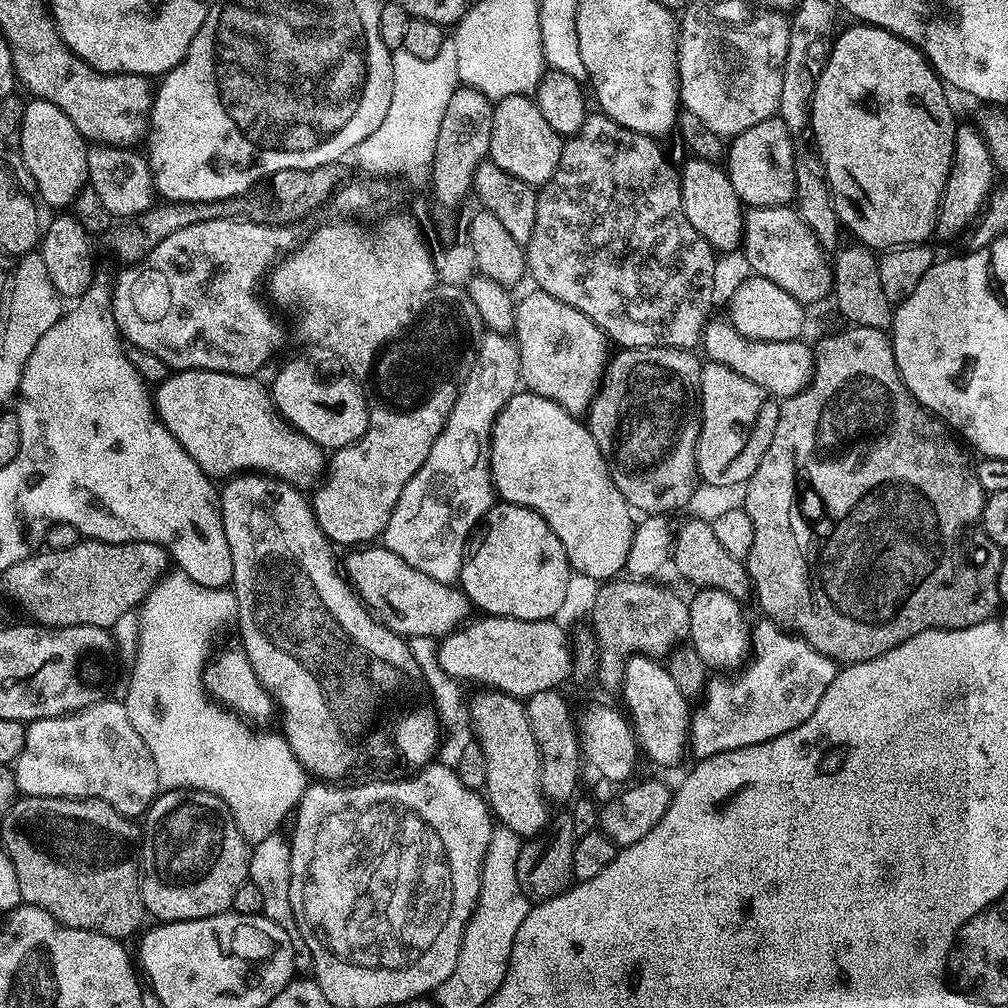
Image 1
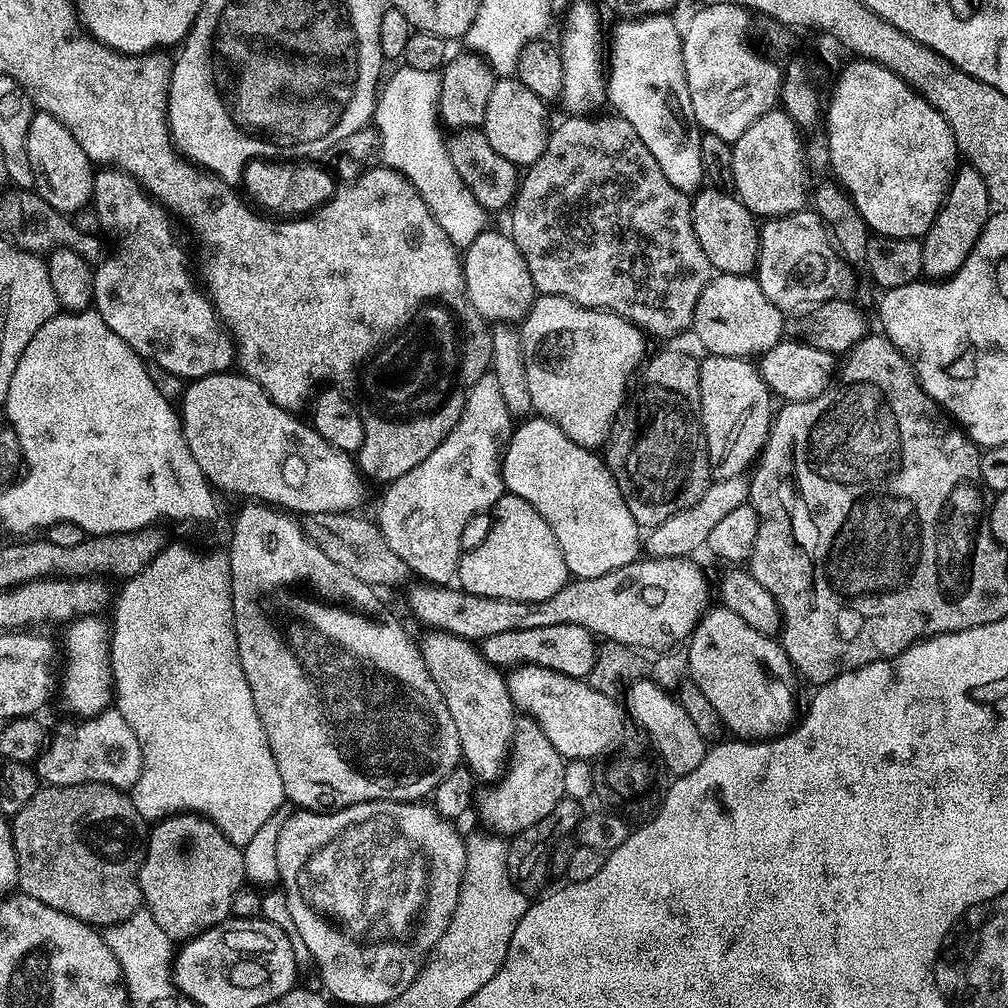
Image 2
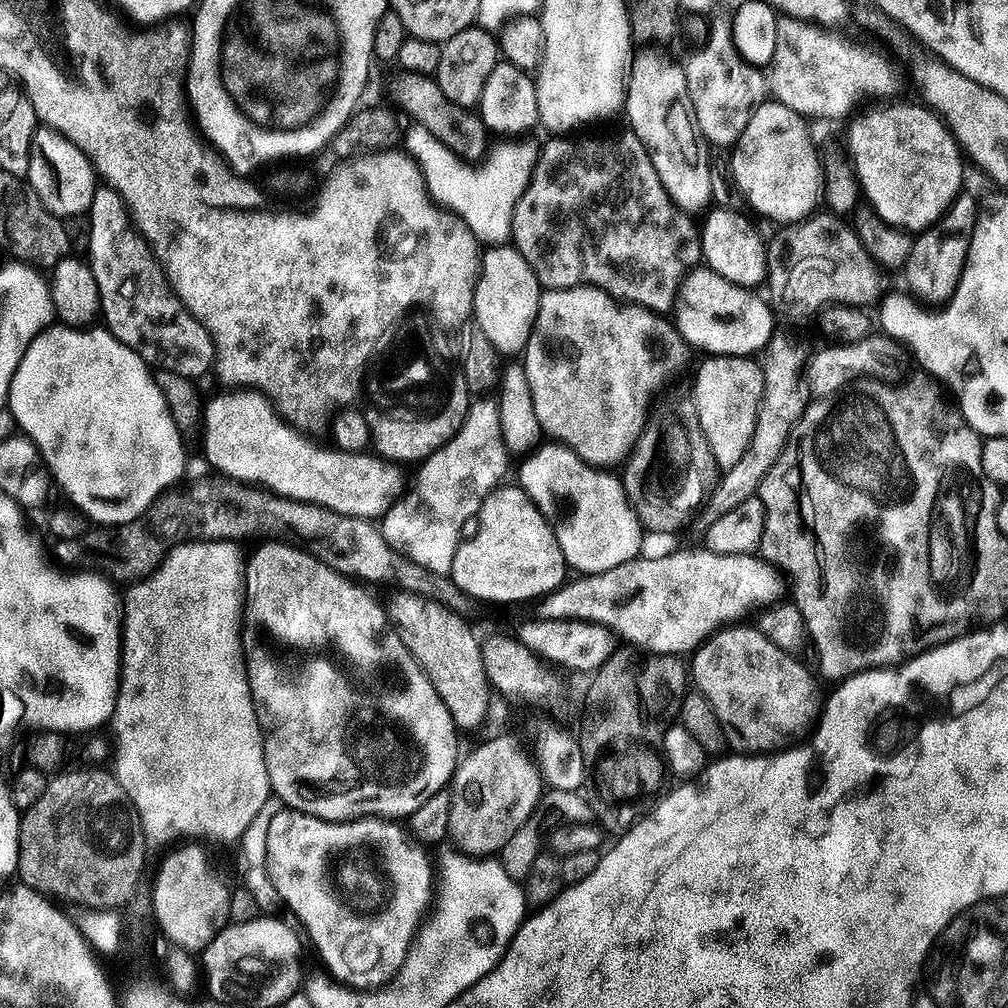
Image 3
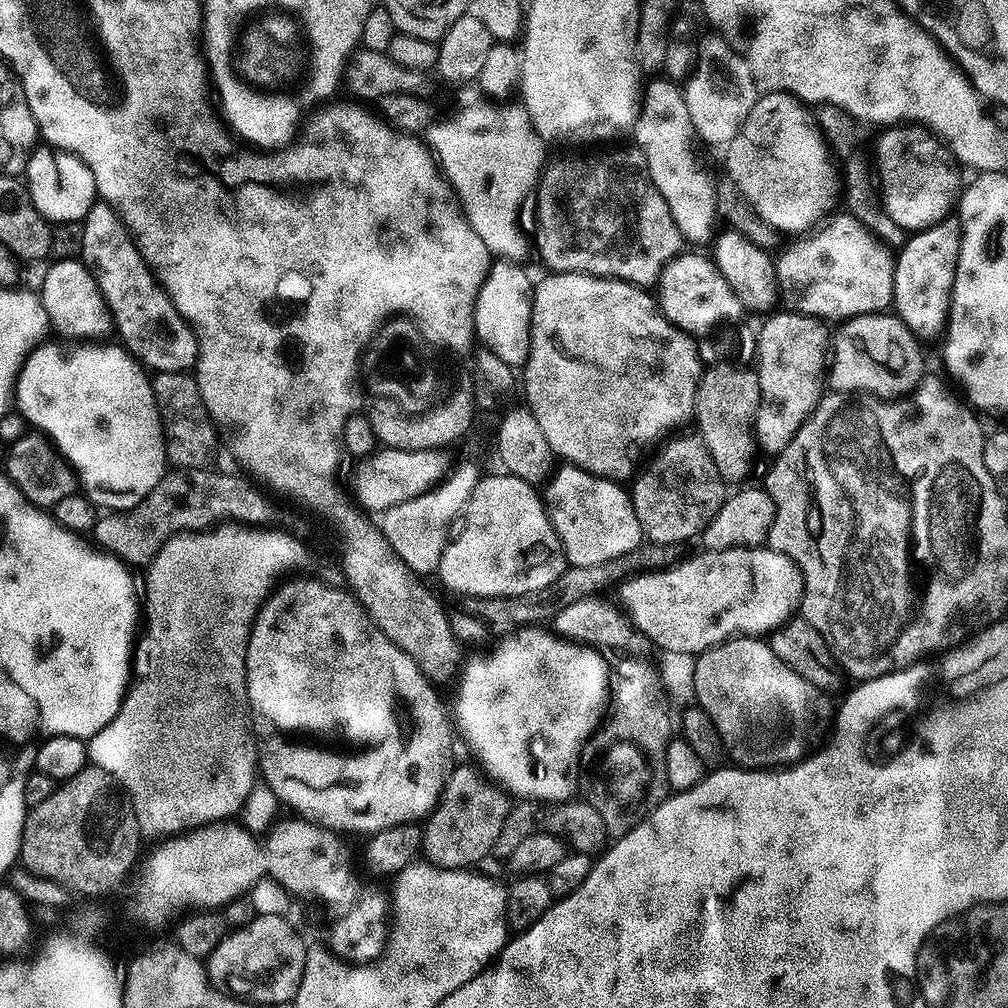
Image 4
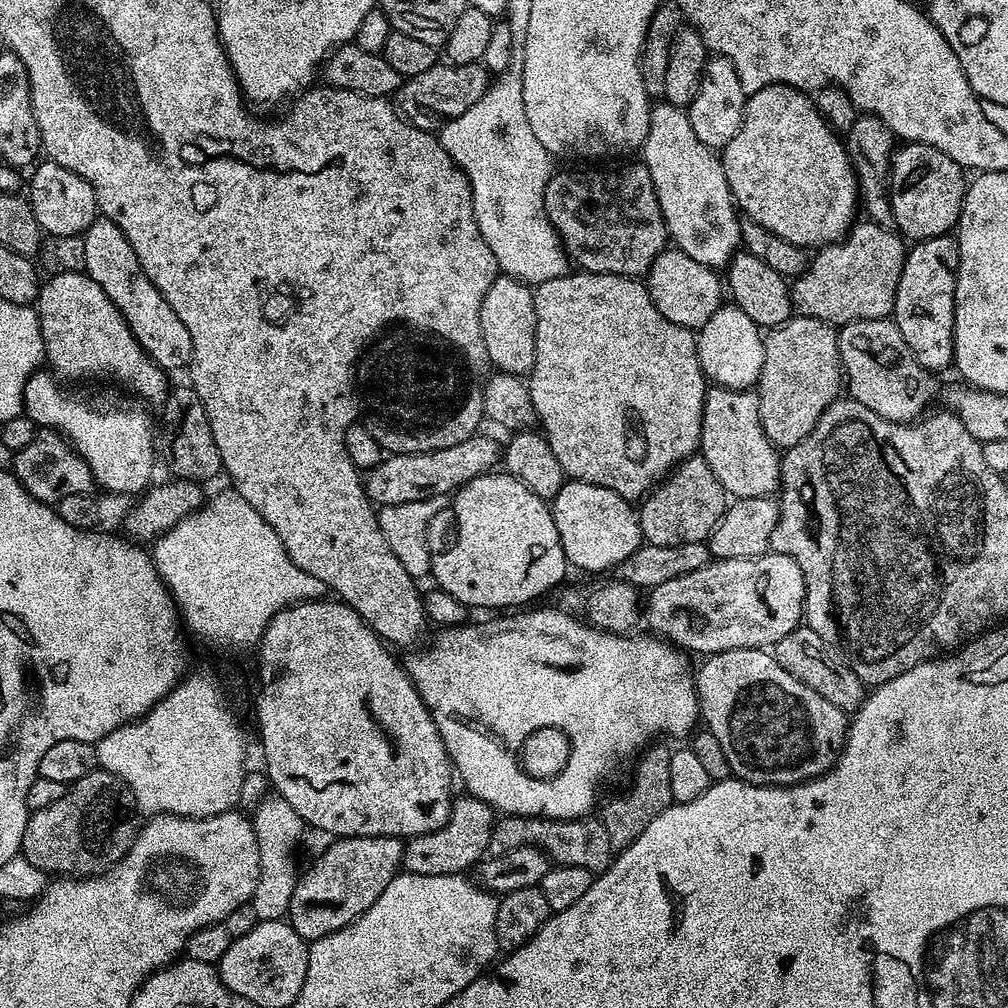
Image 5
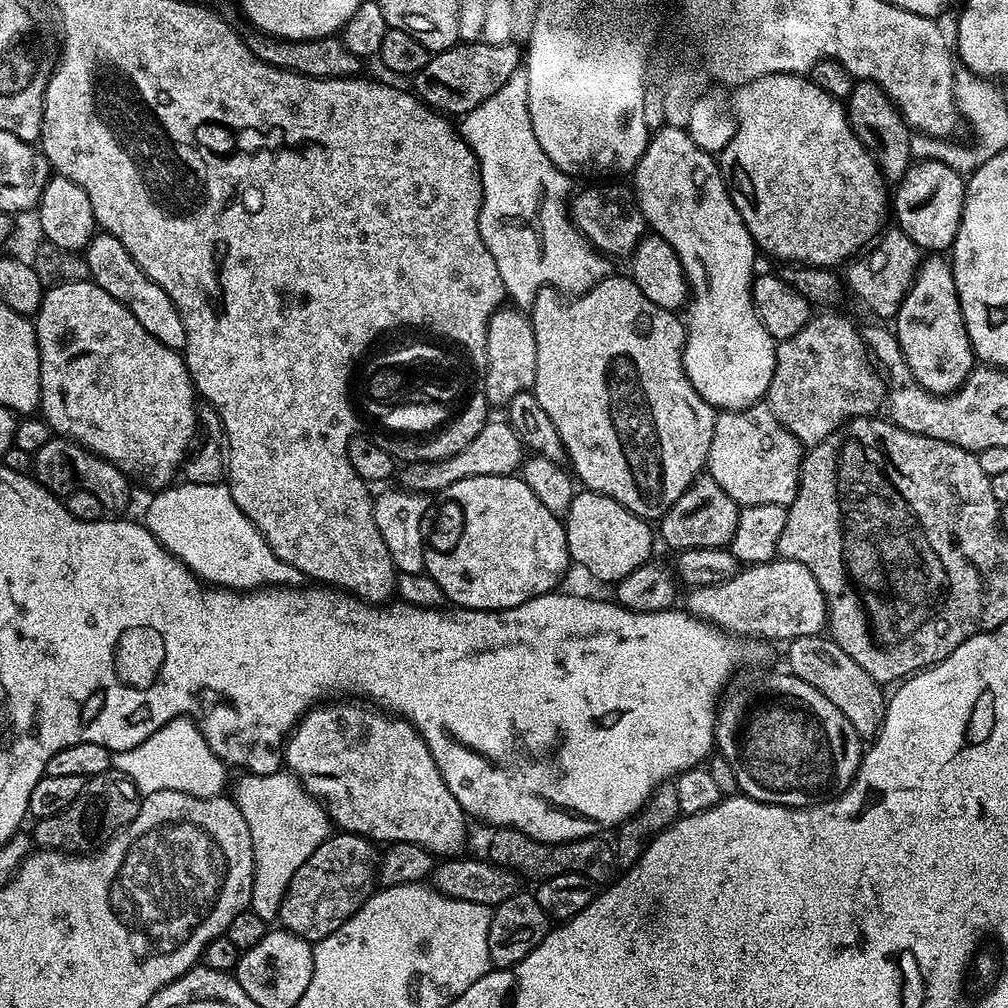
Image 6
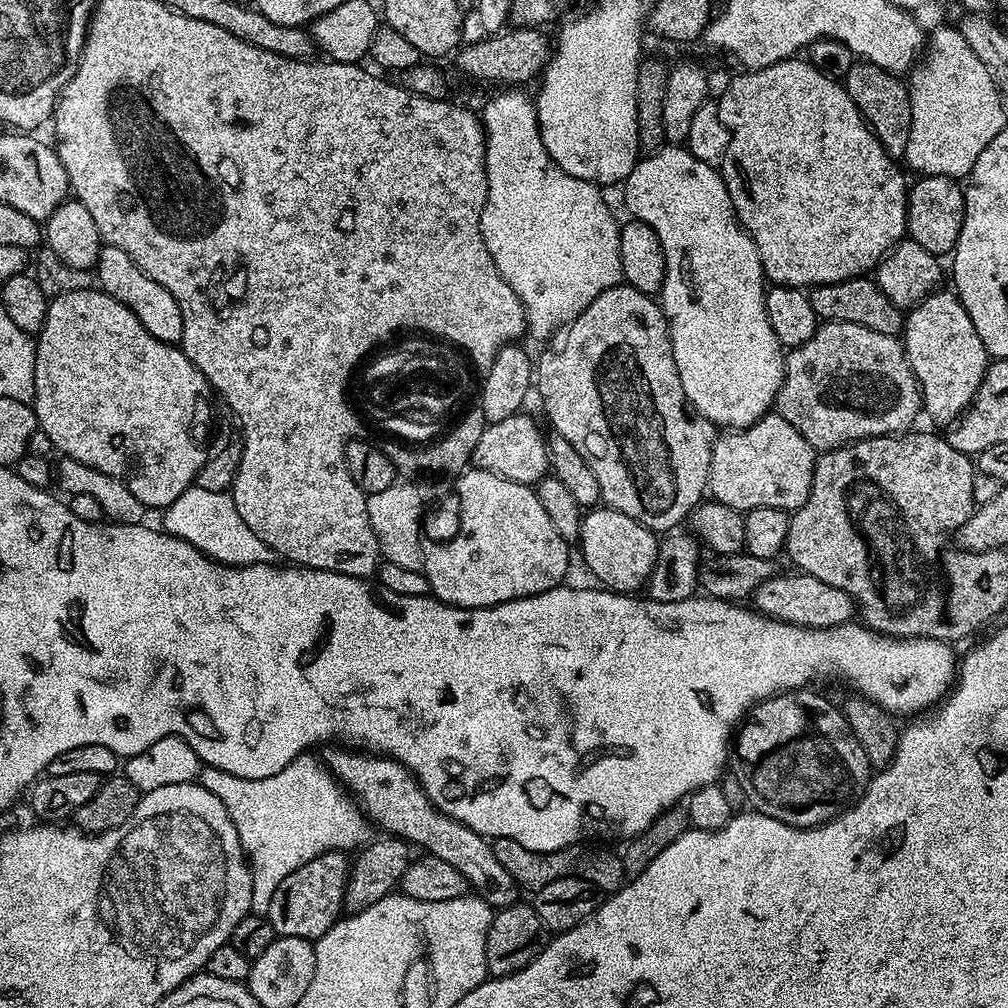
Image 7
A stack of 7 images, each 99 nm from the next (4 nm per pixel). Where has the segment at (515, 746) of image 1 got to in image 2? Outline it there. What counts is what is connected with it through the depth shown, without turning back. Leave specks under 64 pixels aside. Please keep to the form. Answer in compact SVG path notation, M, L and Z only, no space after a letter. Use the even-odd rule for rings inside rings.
M435 630L429 631L427 635L424 644L422 640L422 655L426 662L426 670L430 670L430 678L434 678L434 682L446 702L446 710L450 710L450 718L454 718L454 727L458 729L460 755L463 763L467 765L477 781L499 781L505 775L510 764L512 738L516 734L518 715L518 709L512 703L512 695L508 692L505 673L489 663L481 649L471 640L463 640L460 636Z

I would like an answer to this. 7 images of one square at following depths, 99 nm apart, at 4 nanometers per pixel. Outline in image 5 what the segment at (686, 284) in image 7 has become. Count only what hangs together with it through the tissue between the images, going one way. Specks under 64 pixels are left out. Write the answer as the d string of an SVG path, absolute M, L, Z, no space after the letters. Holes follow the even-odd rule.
M656 102L650 108L650 126L644 139L642 163L650 170L654 194L671 243L690 254L694 262L713 270L727 269L741 247L736 201L724 173L721 157L694 134L687 111L678 105ZM731 302L721 303L720 309L698 329L696 349L704 375L713 385L751 389L760 379L764 357L762 330Z

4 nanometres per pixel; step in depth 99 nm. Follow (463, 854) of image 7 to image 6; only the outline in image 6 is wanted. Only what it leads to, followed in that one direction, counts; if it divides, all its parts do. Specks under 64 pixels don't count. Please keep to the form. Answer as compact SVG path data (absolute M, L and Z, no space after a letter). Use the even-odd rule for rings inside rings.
M332 702L309 708L297 720L284 745L282 760L287 771L300 779L300 785L323 804L333 825L367 836L373 842L388 840L392 844L417 844L427 852L440 853L446 858L459 853L468 836L469 821L458 798L450 794L419 730L409 720L385 714L379 707L364 702L328 703Z

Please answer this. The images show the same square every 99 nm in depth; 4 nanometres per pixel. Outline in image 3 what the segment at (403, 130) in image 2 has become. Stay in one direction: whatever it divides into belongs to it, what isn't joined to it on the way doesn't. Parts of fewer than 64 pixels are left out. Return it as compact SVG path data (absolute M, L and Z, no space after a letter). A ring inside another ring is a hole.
M413 126L404 136L404 144L405 146L403 145L403 147L406 149L407 155L411 156L420 165L420 172L424 175L424 181L432 199L441 208L451 212L461 223L465 224L476 235L477 241L483 242L488 246L500 246L511 237L512 211L518 202L518 198L524 193L530 181L532 181L532 168L536 164L536 157L538 155L535 147L533 149L515 148L512 145L515 143L501 143L504 144L501 148L493 147L487 153L486 165L488 164L488 169L485 172L475 172L472 169L475 167L469 166L459 156L453 154L442 141L433 138L430 130L425 128Z

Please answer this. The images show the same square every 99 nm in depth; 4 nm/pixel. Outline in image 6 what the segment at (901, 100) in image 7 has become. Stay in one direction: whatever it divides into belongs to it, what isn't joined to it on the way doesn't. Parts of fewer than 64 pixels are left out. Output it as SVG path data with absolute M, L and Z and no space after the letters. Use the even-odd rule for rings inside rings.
M856 80L852 85L852 93L846 101L848 109L848 125L854 134L866 146L866 150L876 159L880 173L885 181L898 182L904 176L909 164L913 163L912 137L913 129L908 127L903 114L873 80Z

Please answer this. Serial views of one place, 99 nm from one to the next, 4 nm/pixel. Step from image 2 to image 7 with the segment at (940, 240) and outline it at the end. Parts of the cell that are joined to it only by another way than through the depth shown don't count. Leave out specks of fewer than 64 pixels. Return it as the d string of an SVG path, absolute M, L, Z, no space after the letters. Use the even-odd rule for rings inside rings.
M937 290L931 292L926 299L920 300L905 315L902 343L908 356L910 366L916 379L920 382L922 408L936 424L955 425L965 410L972 404L973 398L982 386L984 376L988 373L990 357L982 338L978 338L978 330L974 330L974 322L970 322L970 314L966 314L966 306L956 297L955 291Z

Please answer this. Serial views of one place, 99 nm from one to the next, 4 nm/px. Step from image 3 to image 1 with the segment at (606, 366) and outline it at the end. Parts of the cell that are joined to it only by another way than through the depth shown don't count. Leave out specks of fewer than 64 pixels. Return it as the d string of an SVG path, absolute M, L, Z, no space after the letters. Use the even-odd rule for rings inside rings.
M532 290L529 296L519 297L516 306L516 331L514 343L520 349L520 379L527 391L538 394L542 398L550 398L558 406L562 406L571 416L583 417L583 412L592 404L596 391L602 388L604 370L610 360L610 341L604 331L586 314L574 310L574 306L566 306L566 302L558 302L550 294Z

